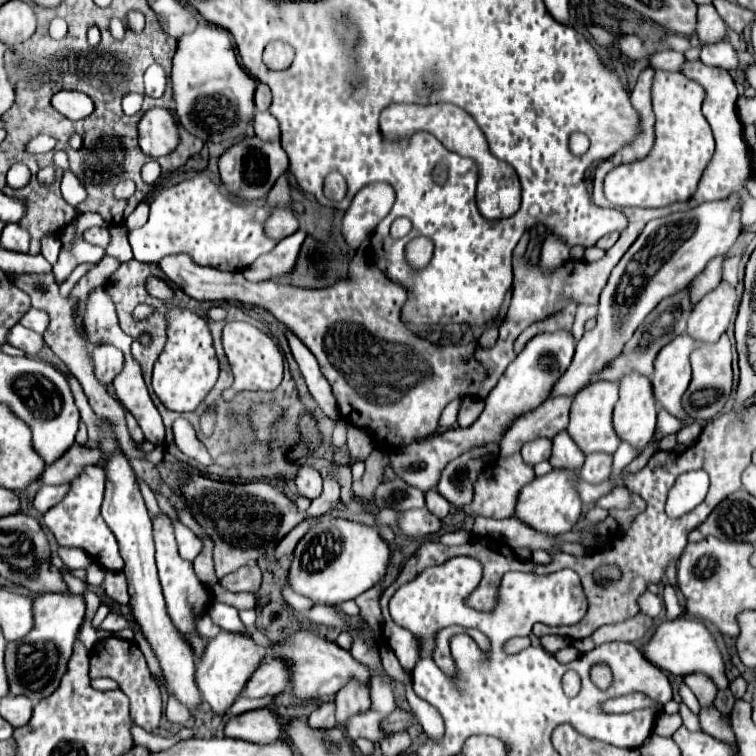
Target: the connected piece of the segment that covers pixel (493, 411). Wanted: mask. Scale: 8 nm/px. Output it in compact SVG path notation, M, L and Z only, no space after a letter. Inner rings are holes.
M568 330L552 332L552 334L538 334L534 336L526 348L518 354L518 358L506 368L498 384L490 390L490 394L484 400L484 412L480 418L466 430L446 430L442 434L434 434L426 440L414 442L404 448L396 448L390 454L390 466L392 470L406 480L410 486L416 486L420 490L432 490L434 484L438 484L438 476L442 474L442 468L454 456L462 456L462 452L468 452L470 448L476 446L486 446L486 444L500 444L502 436L506 434L508 426L518 420L520 416L526 416L534 408L538 408L552 392L554 384L558 378L568 370L572 356L574 356L574 338Z

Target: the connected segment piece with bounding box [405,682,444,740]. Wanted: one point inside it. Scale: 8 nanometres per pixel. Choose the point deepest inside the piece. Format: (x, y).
(432, 722)

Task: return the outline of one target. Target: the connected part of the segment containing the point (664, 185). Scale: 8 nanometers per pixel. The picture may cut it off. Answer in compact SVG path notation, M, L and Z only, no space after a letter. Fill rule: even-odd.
M654 70L652 110L656 114L656 140L650 150L650 180L644 180L644 176L630 176L626 164L614 168L604 182L606 198L614 206L662 208L692 198L702 172L714 154L714 136L702 114L704 96L704 88L684 74Z

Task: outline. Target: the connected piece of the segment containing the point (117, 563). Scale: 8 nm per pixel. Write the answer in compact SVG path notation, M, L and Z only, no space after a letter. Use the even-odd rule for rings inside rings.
M86 466L84 472L72 480L70 492L62 498L60 510L46 512L44 514L44 524L48 530L54 534L56 542L60 546L68 548L80 548L84 550L94 562L98 562L102 568L120 572L124 568L124 560L118 552L118 544L114 540L114 534L106 526L106 522L100 516L100 506L104 498L104 484L106 484L106 472L102 466Z

